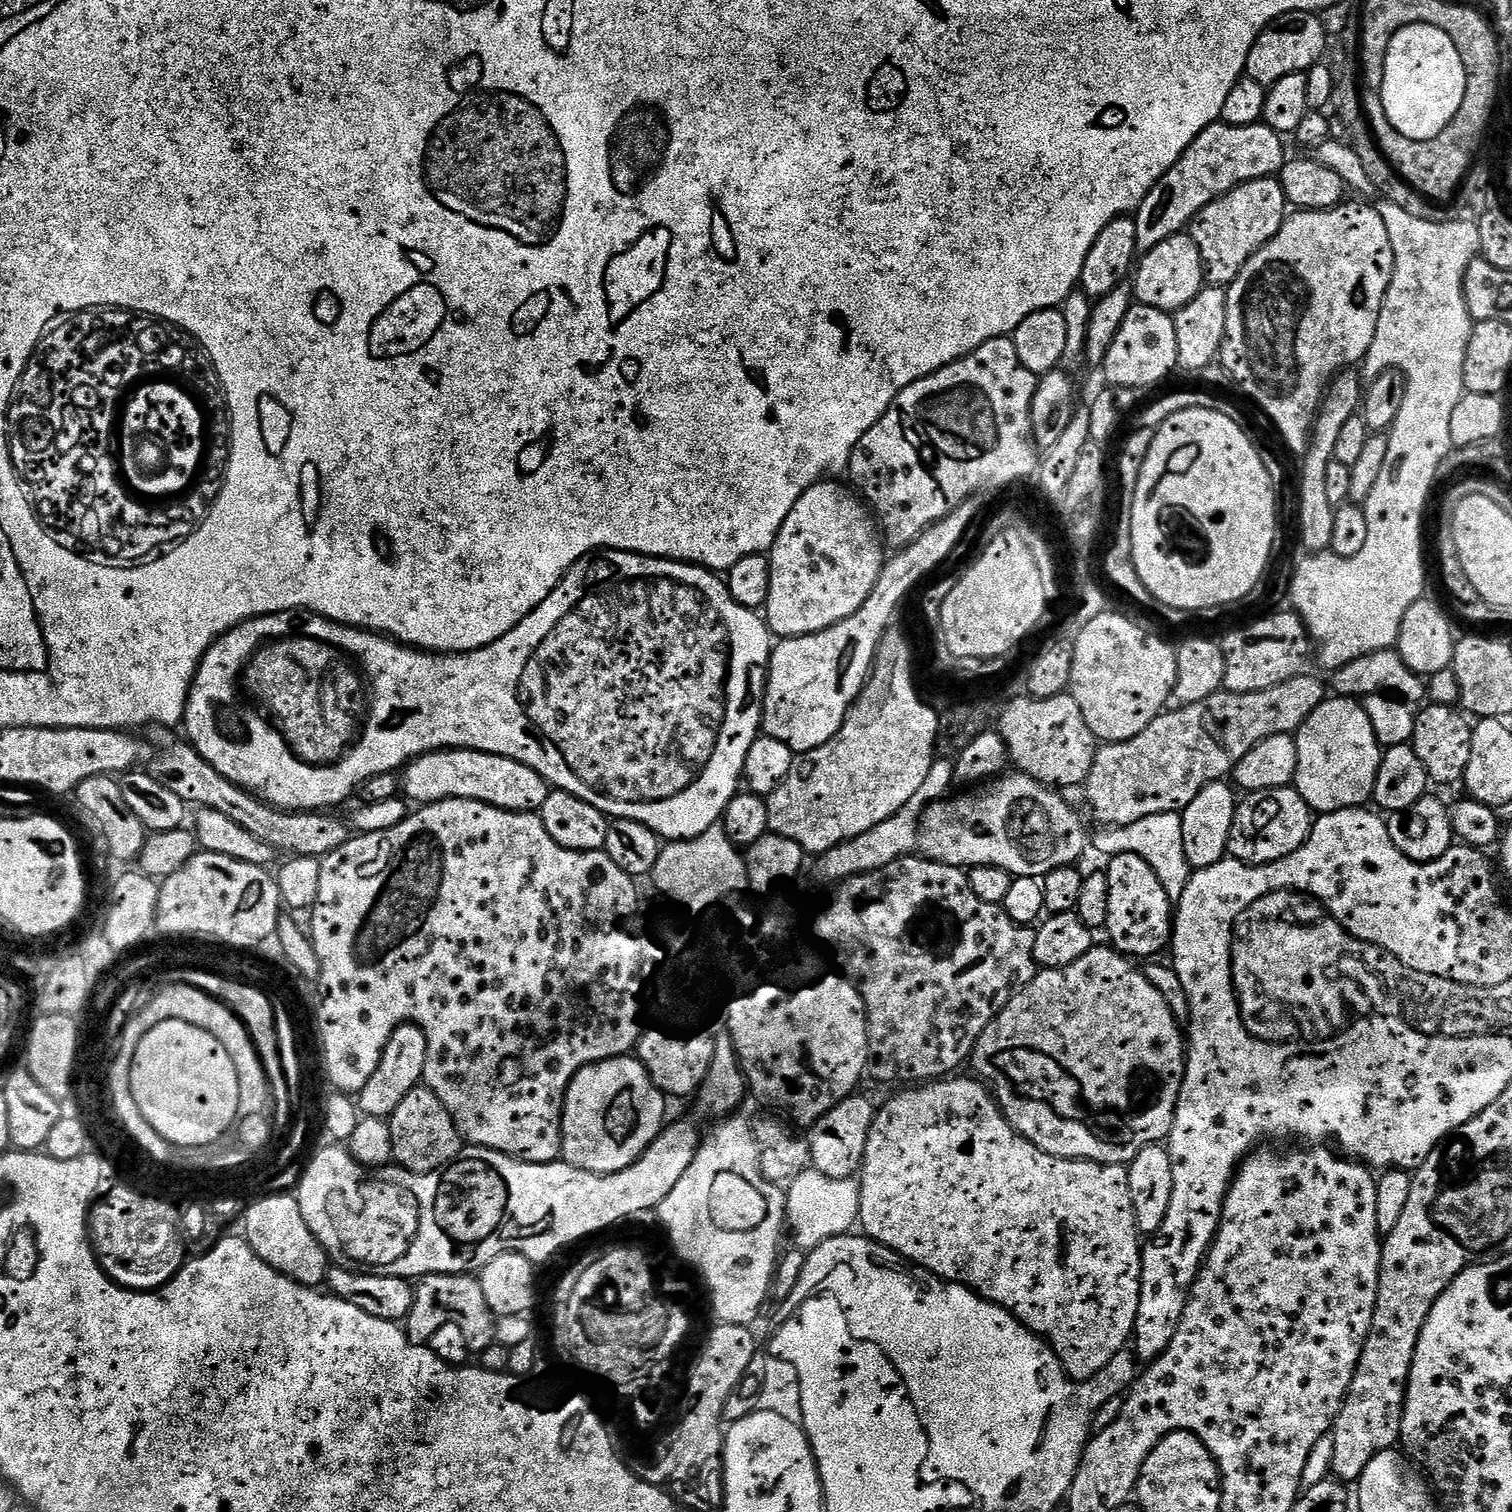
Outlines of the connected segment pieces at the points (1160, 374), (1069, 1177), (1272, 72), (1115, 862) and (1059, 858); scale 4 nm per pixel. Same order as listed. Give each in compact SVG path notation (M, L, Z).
M1136 302L1129 308L1114 342L1110 342L1102 371L1113 388L1141 390L1162 383L1172 371L1177 371L1177 358L1178 334L1174 334L1173 317L1154 306Z
M957 1075L957 1076L956 1076L956 1077L955 1077L955 1078L941 1078L941 1079L938 1079L938 1080L933 1080L933 1081L931 1081L931 1082L924 1082L924 1083L921 1083L921 1084L920 1084L920 1085L919 1085L919 1086L912 1086L912 1087L909 1087L909 1088L912 1088L912 1089L910 1089L910 1090L909 1090L909 1092L900 1092L900 1093L898 1093L898 1094L897 1094L897 1096L896 1096L896 1097L894 1097L894 1098L893 1098L893 1100L892 1100L892 1101L890 1101L890 1102L889 1102L889 1104L888 1104L888 1105L886 1105L886 1106L885 1106L885 1108L883 1108L883 1107L881 1107L881 1108L880 1108L880 1109L879 1109L879 1111L877 1111L877 1114L876 1114L876 1117L875 1117L875 1118L874 1118L874 1122L873 1122L873 1123L872 1123L872 1125L871 1125L871 1126L870 1126L870 1138L869 1138L869 1139L868 1139L868 1141L867 1141L867 1142L866 1142L866 1154L865 1154L865 1155L864 1155L864 1165L863 1165L863 1166L861 1166L861 1167L860 1167L860 1170L859 1170L859 1173L858 1173L858 1183L859 1183L859 1186L860 1186L860 1219L859 1219L859 1221L858 1221L858 1224L859 1224L859 1227L860 1227L860 1228L861 1228L861 1229L862 1229L862 1232L863 1232L863 1235L865 1235L865 1236L867 1236L867 1237L868 1237L868 1239L870 1239L870 1240L874 1240L874 1241L876 1241L876 1243L878 1243L878 1244L880 1244L880 1245L882 1245L882 1246L883 1246L883 1247L884 1247L884 1248L888 1248L888 1249L889 1249L889 1250L890 1250L890 1251L891 1251L891 1252L896 1252L896 1253L897 1253L897 1254L899 1254L899 1255L900 1255L900 1256L902 1256L902 1257L904 1257L904 1259L905 1259L905 1260L907 1260L907 1261L909 1261L909 1262L911 1262L911 1263L913 1263L913 1264L915 1264L915 1265L916 1265L916 1267L918 1267L918 1268L925 1268L925 1269L926 1269L926 1271L928 1271L928 1272L932 1272L932 1273L934 1273L934 1275L936 1275L936 1276L938 1276L938 1277L940 1277L940 1279L941 1279L941 1280L947 1280L947 1281L949 1281L949 1282L951 1282L951 1283L953 1283L953 1284L964 1284L964 1285L965 1285L965 1286L966 1286L966 1287L967 1287L967 1288L971 1288L971 1289L972 1289L972 1291L973 1291L973 1292L975 1292L975 1293L976 1293L976 1295L977 1295L977 1296L983 1296L983 1297L984 1297L984 1299L985 1299L985 1300L990 1300L990 1301L992 1301L992 1303L993 1303L993 1304L997 1304L997 1305L998 1305L998 1307L1000 1307L1000 1308L1005 1308L1005 1309L1006 1309L1006 1310L1007 1310L1007 1312L1009 1312L1009 1313L1010 1313L1010 1314L1011 1314L1011 1316L1015 1316L1015 1317L1016 1317L1016 1319L1017 1319L1017 1320L1019 1320L1019 1321L1020 1321L1020 1323L1022 1323L1022 1324L1025 1324L1025 1326L1027 1326L1027 1327L1028 1327L1028 1329L1029 1329L1029 1330L1031 1330L1031 1331L1032 1331L1032 1333L1034 1333L1034 1334L1035 1334L1035 1336L1038 1336L1038 1337L1041 1337L1041 1338L1042 1338L1042 1339L1043 1339L1043 1341L1044 1341L1044 1343L1045 1343L1045 1344L1047 1344L1047 1345L1048 1345L1048 1347L1049 1347L1049 1348L1051 1348L1051 1350L1052 1350L1052 1352L1053 1352L1053 1353L1054 1353L1054 1354L1055 1354L1055 1355L1056 1355L1056 1356L1057 1356L1057 1358L1058 1358L1058 1359L1059 1359L1059 1360L1060 1360L1060 1362L1061 1362L1061 1364L1063 1364L1063 1365L1064 1365L1064 1370L1065 1370L1065 1372L1067 1372L1067 1373L1068 1373L1068 1375L1069 1375L1069 1376L1071 1376L1071 1377L1072 1377L1072 1379L1073 1379L1073 1380L1075 1380L1075 1381L1077 1381L1077 1382L1083 1382L1083 1381L1086 1381L1086 1380L1089 1380L1089 1379L1090 1379L1090 1378L1091 1378L1091 1377L1092 1377L1092 1376L1093 1376L1093 1375L1094 1375L1094 1374L1098 1374L1098 1370L1102 1370L1102 1369L1103 1369L1103 1368L1104 1368L1104 1367L1105 1367L1105 1366L1106 1366L1106 1365L1108 1365L1108 1363L1109 1363L1109 1362L1110 1362L1110 1358L1114 1358L1114 1354L1118 1354L1118 1353L1119 1353L1119 1352L1123 1352L1123 1351L1125 1351L1125 1348L1126 1348L1126 1345L1127 1345L1127 1344L1124 1344L1124 1343L1126 1343L1126 1342L1127 1342L1127 1340L1128 1340L1128 1343L1129 1343L1129 1341L1131 1341L1131 1340L1132 1340L1132 1339L1133 1339L1133 1336L1134 1336L1134 1329L1135 1329L1135 1326L1136 1326L1136 1315L1137 1315L1137 1314L1138 1314L1138 1302L1139 1302L1139 1301L1140 1301L1140 1253L1141 1253L1141 1251L1142 1251L1142 1234L1141 1234L1141 1232L1140 1232L1140 1231L1139 1231L1139 1230L1138 1230L1138 1229L1136 1229L1136 1219L1135 1219L1135 1218L1134 1218L1134 1206L1133 1206L1133 1205L1132 1205L1132 1199L1131 1199L1131 1198L1130 1198L1130 1186L1129 1186L1129 1185L1128 1185L1128 1170L1127 1170L1127 1167L1125 1167L1125 1165L1122 1165L1122 1164L1100 1164L1100 1163L1099 1163L1099 1161L1097 1161L1097 1160L1067 1160L1067 1159L1066 1159L1066 1158L1058 1158L1058 1157L1057 1157L1057 1156L1051 1156L1051 1155L1050 1155L1050 1154L1046 1154L1046 1153L1045 1153L1045 1152L1043 1152L1043 1151L1042 1151L1042 1150L1038 1150L1038 1146L1034 1146L1034 1145L1033 1145L1033 1144L1031 1144L1031 1143L1030 1143L1030 1142L1029 1142L1029 1141L1028 1141L1028 1139L1026 1139L1026 1137L1024 1137L1024 1136L1019 1136L1019 1135L1018 1135L1018 1133L1016 1133L1016 1132L1015 1132L1015 1131L1014 1131L1014 1129L1013 1129L1013 1128L1012 1128L1012 1127L1011 1127L1011 1126L1010 1126L1010 1122L1009 1122L1009 1121L1008 1121L1008 1120L1007 1120L1007 1119L1006 1119L1006 1118L1005 1118L1005 1116L1004 1116L1004 1113L1003 1113L1003 1112L1001 1112L1001 1110L1000 1110L1000 1106L999 1106L999 1104L997 1104L997 1102L996 1102L996 1097L995 1097L995 1096L993 1096L993 1095L992 1095L992 1093L991 1093L991 1091L990 1091L990 1089L989 1089L989 1087L988 1087L988 1085L987 1085L987 1084L985 1084L985 1083L983 1083L983 1082L981 1082L981 1081L980 1081L980 1080L979 1080L979 1079L976 1079L976 1078L971 1078L971 1079L972 1079L972 1080L967 1080L967 1078L966 1078L966 1077L964 1077L964 1076L960 1076L960 1077L959 1077L959 1076L960 1076L960 1075Z
M1291 12L1280 16L1264 29L1246 58L1244 70L1254 82L1270 86L1278 82L1278 78L1286 78L1286 74L1307 73L1308 69L1325 59L1329 48L1330 37L1317 13Z
M1122 854L1121 856L1113 856L1107 861L1106 871L1108 873L1108 885L1110 886L1110 910L1108 917L1104 923L1104 928L1110 939L1111 947L1118 952L1123 952L1129 958L1137 958L1136 956L1148 956L1144 958L1156 958L1160 951L1169 947L1172 939L1172 925L1174 923L1174 901L1166 894L1166 890L1162 886L1162 882L1158 880L1158 874L1154 874L1154 870L1150 870L1150 866L1142 858L1138 858L1138 854Z
M1023 774L1008 775L969 791L969 796L953 795L929 804L920 822L923 855L965 870L998 866L1014 878L1043 878L1056 868L1079 865L1084 851L1090 848L1090 832L1088 836L1083 818L1055 787Z

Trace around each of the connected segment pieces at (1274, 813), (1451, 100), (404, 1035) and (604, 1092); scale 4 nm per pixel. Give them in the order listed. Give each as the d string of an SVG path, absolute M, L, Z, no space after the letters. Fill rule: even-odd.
M1295 787L1249 792L1236 805L1228 856L1243 864L1272 864L1294 854L1312 832L1314 813Z
M1411 24L1398 30L1398 34L1394 34L1390 42L1384 63L1384 81L1379 91L1382 94L1386 118L1390 118L1398 134L1406 134L1406 138L1415 140L1429 140L1446 130L1454 114L1458 114L1458 106L1462 106L1462 98L1466 94L1464 59L1458 54L1455 42L1444 33L1443 27Z
M403 1024L390 1034L386 1050L378 1062L378 1070L370 1074L370 1082L358 1094L358 1108L364 1116L395 1117L402 1098L421 1087L428 1070L428 1039L417 1024Z
M617 1058L604 1060L601 1064L586 1066L570 1082L564 1099L563 1159L576 1168L593 1172L599 1176L609 1176L626 1170L626 1166L639 1160L640 1155L648 1151L649 1146L658 1138L660 1131L665 1128L664 1100L666 1101L665 1093L660 1091L639 1059Z

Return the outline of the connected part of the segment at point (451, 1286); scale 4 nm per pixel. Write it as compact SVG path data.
M465 1274L462 1276L425 1276L415 1285L412 1293L412 1305L406 1321L406 1331L411 1339L417 1342L426 1342L442 1326L453 1324L459 1326L470 1342L473 1353L478 1354L486 1346L490 1346L496 1339L497 1317L492 1307L486 1302L486 1294L482 1292L482 1286L475 1275Z

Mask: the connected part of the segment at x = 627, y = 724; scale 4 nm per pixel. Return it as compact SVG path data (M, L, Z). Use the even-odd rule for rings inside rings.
M601 550L583 556L564 575L558 587L514 630L498 642L473 652L437 654L410 648L383 634L352 628L317 616L315 612L271 612L256 616L231 628L206 650L196 671L182 728L188 731L192 747L230 782L251 792L274 808L285 812L336 810L343 800L357 795L358 789L378 774L396 772L428 752L446 748L469 748L475 752L498 754L530 766L553 789L582 798L609 818L642 822L665 841L698 838L721 823L726 806L742 784L746 754L762 732L764 685L772 657L774 637L759 611L743 608L730 594L727 583L717 573L694 564L640 556L636 552Z

